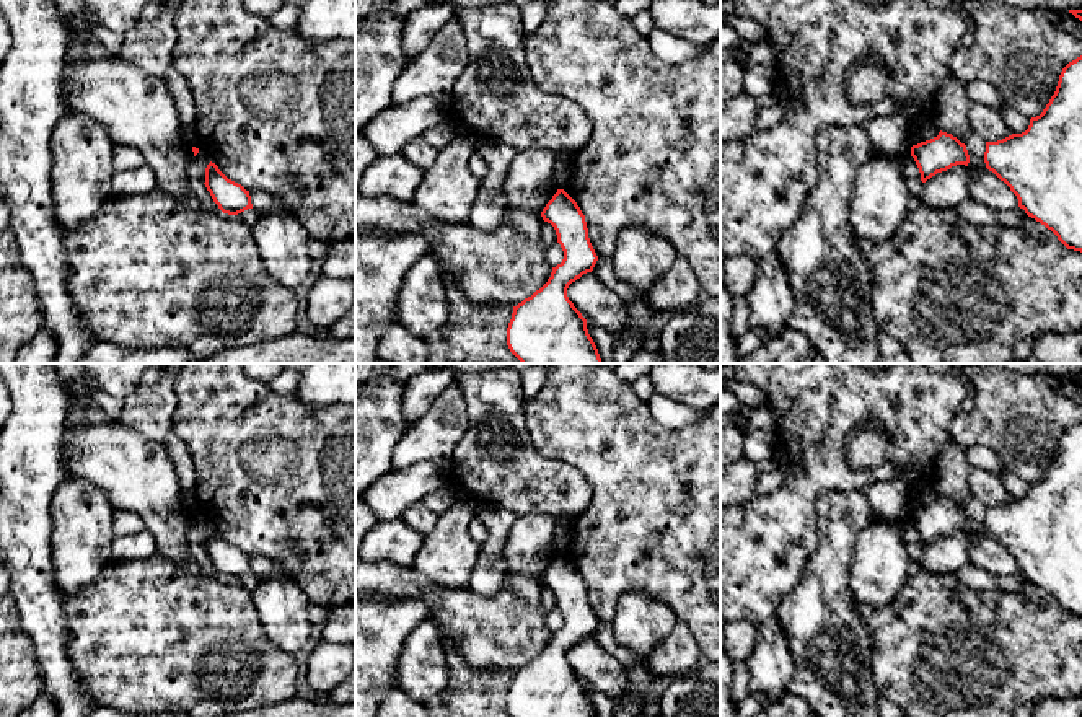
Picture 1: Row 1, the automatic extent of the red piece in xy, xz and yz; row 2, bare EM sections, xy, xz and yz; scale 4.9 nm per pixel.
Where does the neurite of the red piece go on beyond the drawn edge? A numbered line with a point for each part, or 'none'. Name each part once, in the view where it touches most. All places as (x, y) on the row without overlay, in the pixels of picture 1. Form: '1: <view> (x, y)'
none

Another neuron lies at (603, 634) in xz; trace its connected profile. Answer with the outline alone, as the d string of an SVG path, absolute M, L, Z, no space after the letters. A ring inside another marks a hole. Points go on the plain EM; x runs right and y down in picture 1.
M598 622L592 637L624 668L647 666L644 657L616 642L611 622Z

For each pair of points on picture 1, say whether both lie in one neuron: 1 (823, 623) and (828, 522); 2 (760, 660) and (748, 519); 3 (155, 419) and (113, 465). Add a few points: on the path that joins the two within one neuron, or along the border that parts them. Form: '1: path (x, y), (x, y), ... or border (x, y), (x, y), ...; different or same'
1: path (823, 598), (828, 546); same
2: border (774, 616), (756, 626); different
3: border (114, 421), (163, 444); different

